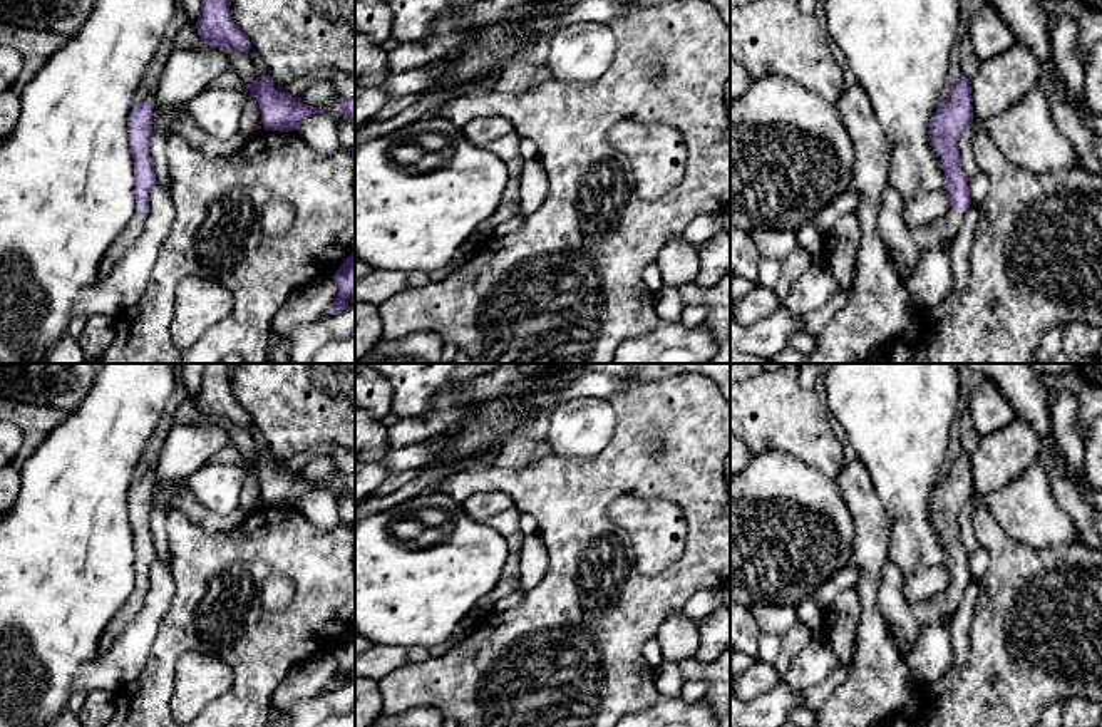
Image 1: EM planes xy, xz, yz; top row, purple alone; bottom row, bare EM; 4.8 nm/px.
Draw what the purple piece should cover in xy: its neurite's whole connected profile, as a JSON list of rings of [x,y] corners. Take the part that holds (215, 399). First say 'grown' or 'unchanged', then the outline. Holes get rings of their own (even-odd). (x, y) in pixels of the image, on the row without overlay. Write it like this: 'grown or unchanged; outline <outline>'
unchanged; outline [[[204,364],[201,390],[196,402],[204,420],[221,420],[233,429],[243,429],[251,424],[251,417],[231,394],[231,365]]]

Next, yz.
grown; outline [[[961,451],[929,496],[929,516],[941,531],[950,576],[950,585],[943,593],[923,603],[909,603],[904,598],[904,580],[898,565],[888,559],[881,570],[878,605],[896,635],[896,648],[903,660],[911,653],[926,625],[953,618],[971,581],[970,553],[963,548],[958,528],[960,509],[971,498],[971,461],[970,454]]]

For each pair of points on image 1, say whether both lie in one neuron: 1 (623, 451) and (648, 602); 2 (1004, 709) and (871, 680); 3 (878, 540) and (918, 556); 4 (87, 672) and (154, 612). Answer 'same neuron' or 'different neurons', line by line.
1: same neuron
2: different neurons
3: different neurons
4: same neuron

